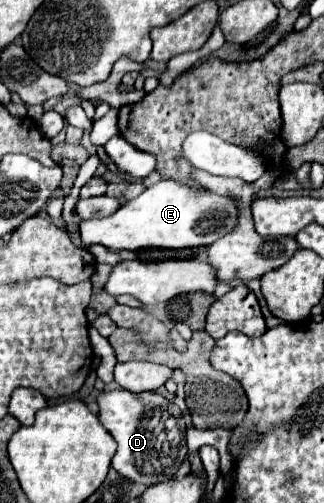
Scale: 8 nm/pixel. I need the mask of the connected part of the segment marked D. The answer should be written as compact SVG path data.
M125 389L101 391L97 395L97 405L99 421L117 441L117 453L111 467L135 483L157 485L171 479L187 455L187 423L181 409L157 391L129 393Z

